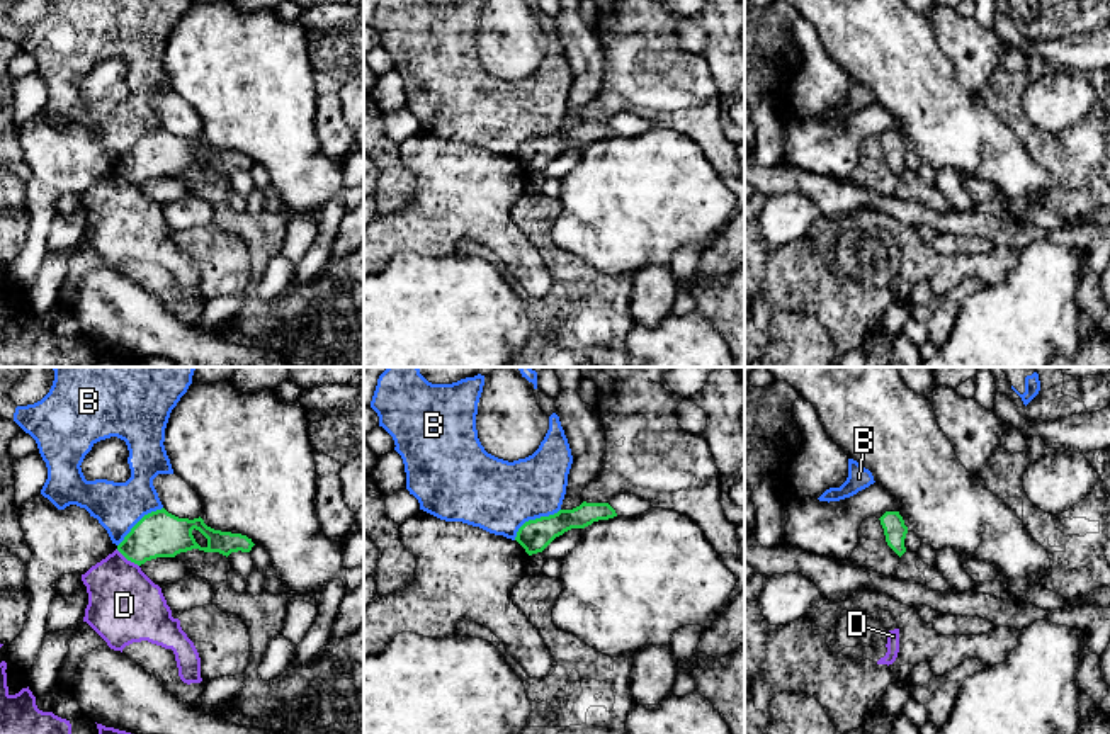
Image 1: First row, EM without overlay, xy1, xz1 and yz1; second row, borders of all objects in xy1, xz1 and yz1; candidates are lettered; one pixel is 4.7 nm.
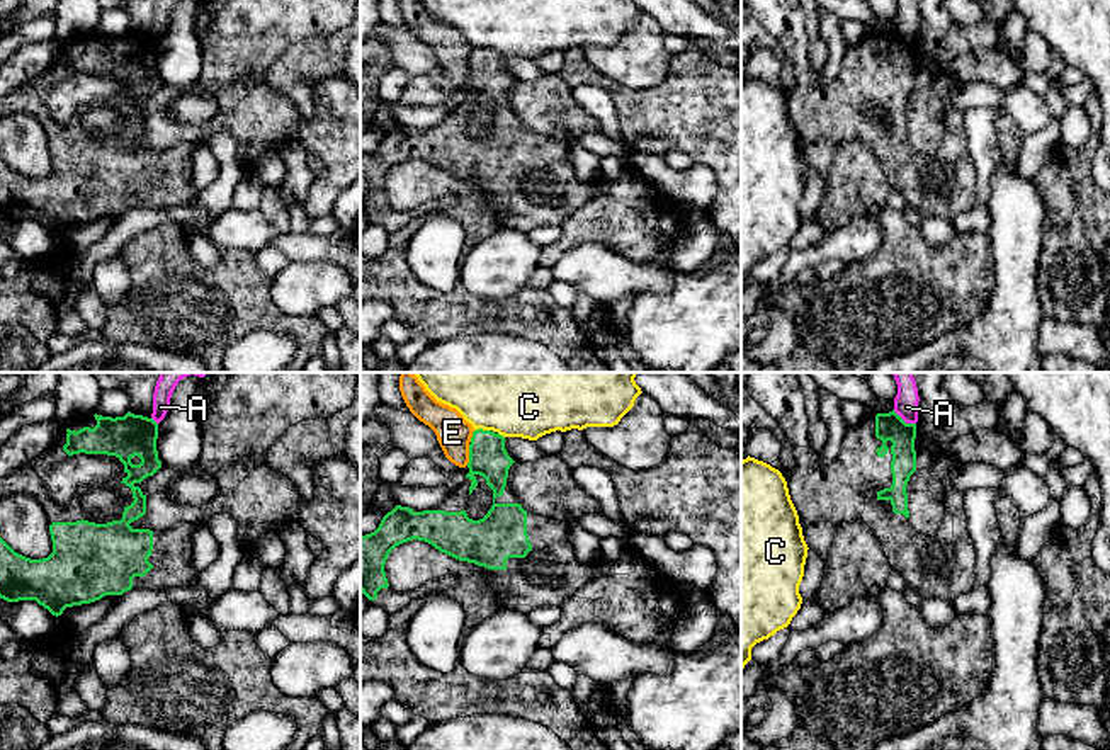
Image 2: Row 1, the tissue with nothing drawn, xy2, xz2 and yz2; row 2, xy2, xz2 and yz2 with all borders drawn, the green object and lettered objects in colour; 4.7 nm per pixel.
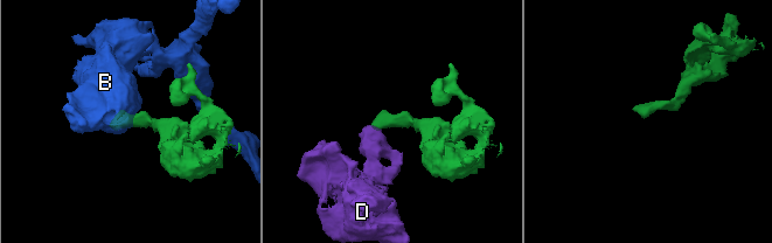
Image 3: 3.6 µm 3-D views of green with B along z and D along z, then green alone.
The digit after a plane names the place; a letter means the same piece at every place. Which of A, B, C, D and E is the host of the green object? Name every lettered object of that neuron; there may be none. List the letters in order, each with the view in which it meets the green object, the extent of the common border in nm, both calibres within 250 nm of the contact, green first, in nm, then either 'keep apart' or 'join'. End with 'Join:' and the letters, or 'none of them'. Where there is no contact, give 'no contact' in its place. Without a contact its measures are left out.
A: yz2 | 130 nm | 130/110 nm | keep apart
B: xz1 | 260 nm | 160/340 nm | keep apart
C: xz2 | 80 nm | 190/280 nm | keep apart
D: xy1 | 140 nm | 220/360 nm | keep apart
E: xz2 | 110 nm | 190/160 nm | keep apart
Join: none of them

